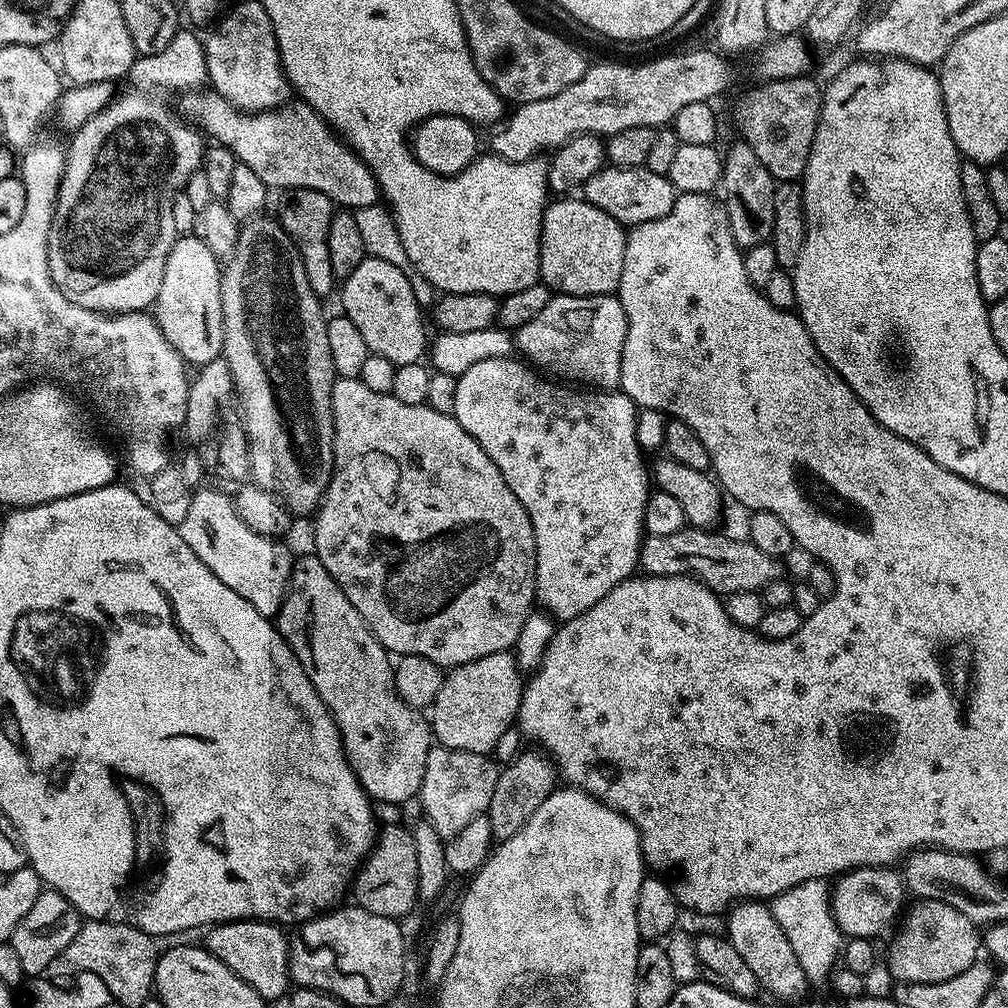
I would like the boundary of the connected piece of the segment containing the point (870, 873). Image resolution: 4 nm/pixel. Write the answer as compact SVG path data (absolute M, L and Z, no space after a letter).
M895 867L853 868L851 872L843 873L831 885L832 917L835 918L836 925L845 937L876 938L879 932L884 932L891 926L892 919L896 915L895 920L901 915L905 907L904 896L906 897L904 878Z

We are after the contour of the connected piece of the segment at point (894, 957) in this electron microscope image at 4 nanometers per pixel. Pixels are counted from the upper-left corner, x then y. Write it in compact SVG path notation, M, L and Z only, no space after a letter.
M918 900L914 903L916 904L912 908L910 906L905 911L901 919L901 922L903 922L900 930L888 950L886 960L888 970L894 978L893 981L906 984L913 984L914 982L944 982L949 978L954 978L957 974L962 974L972 964L977 963L982 942L979 929L972 920L941 900Z

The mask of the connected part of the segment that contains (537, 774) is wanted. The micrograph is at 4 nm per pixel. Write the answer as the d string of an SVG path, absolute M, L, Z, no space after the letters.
M540 750L532 751L536 752L521 751L512 763L500 768L498 786L494 786L494 798L490 798L486 813L493 841L499 842L518 834L518 830L526 826L530 814L534 814L534 810L538 810L538 806L542 806L542 802L546 802L546 798L557 787L558 769L552 763L551 756Z

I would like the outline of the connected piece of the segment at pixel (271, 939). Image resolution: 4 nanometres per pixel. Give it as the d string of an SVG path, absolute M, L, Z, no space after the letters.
M231 920L211 925L203 936L202 944L209 954L234 970L242 982L254 986L265 1002L283 1001L289 995L288 936L281 925L266 920Z

